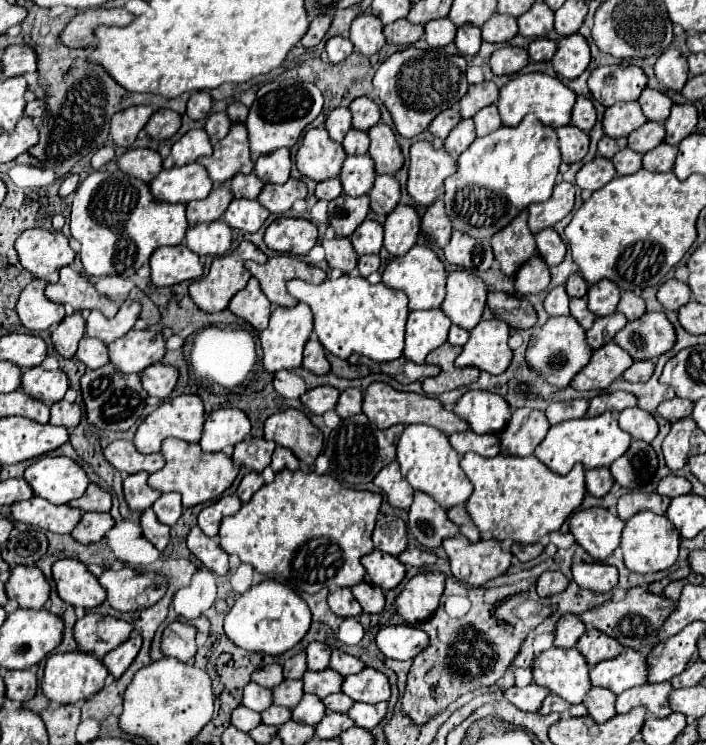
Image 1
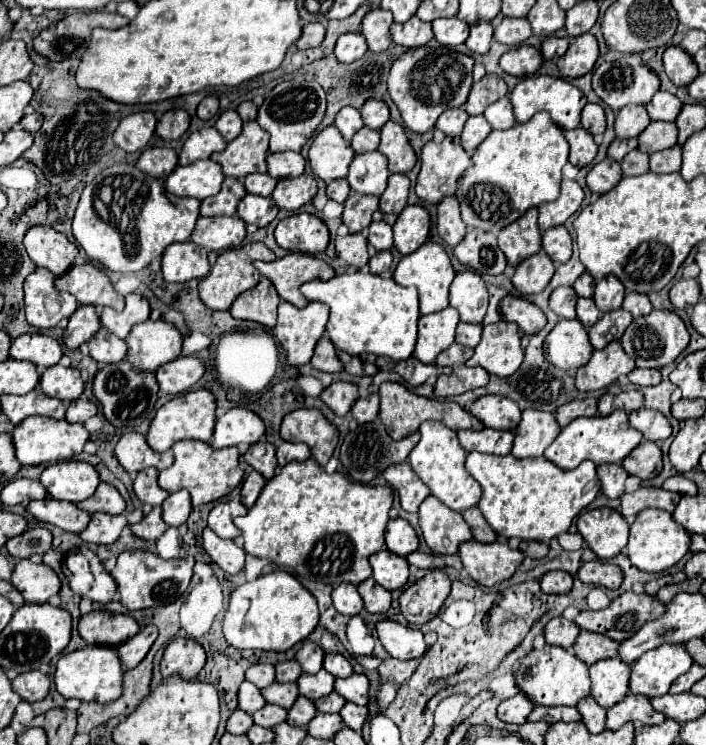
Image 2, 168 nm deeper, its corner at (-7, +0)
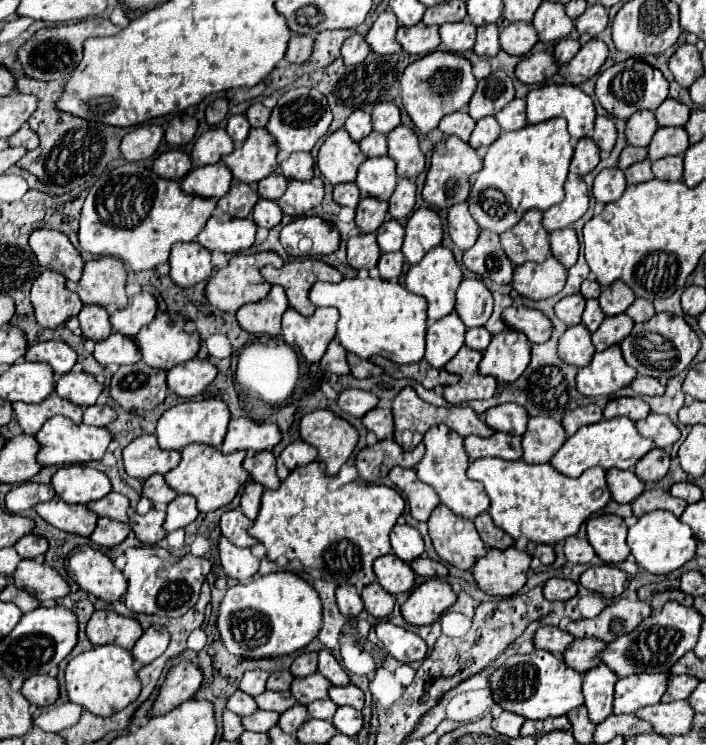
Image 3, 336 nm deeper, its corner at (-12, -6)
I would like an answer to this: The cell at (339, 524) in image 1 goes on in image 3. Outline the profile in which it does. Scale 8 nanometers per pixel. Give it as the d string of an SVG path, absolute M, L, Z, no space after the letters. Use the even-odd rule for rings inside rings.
M322 461L296 467L276 491L264 491L260 513L248 533L266 547L270 561L278 557L298 559L306 569L320 569L326 581L370 585L376 581L372 563L390 551L388 533L404 511L404 499L386 485L355 480L330 489L330 481Z

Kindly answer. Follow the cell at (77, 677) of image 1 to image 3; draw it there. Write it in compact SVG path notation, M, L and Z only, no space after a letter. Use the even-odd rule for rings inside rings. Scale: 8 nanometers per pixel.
M112 643L92 647L90 651L84 651L78 657L70 659L64 677L66 677L68 699L100 717L108 717L122 711L140 695L140 681L136 671L132 669L130 651Z

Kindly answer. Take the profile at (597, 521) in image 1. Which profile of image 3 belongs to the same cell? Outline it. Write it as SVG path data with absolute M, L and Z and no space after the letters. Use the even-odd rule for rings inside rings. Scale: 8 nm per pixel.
M600 515L592 517L586 523L588 541L594 547L596 555L606 563L620 563L630 555L626 545L626 523L618 515Z

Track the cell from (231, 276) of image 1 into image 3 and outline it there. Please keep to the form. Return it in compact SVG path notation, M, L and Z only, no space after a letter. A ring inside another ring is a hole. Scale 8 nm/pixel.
M264 251L264 253L256 253L256 255L234 255L224 269L218 269L210 277L210 281L206 285L206 299L210 301L210 305L214 305L216 309L226 311L226 313L236 313L244 303L264 299L270 291L270 283L266 283L260 275L260 269L264 265L282 267L282 259L274 251Z

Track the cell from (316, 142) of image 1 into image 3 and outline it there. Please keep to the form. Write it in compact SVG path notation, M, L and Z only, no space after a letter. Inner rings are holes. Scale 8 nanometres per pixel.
M338 129L322 143L318 151L318 169L332 183L356 181L358 167L366 161L366 155L360 151L346 129Z

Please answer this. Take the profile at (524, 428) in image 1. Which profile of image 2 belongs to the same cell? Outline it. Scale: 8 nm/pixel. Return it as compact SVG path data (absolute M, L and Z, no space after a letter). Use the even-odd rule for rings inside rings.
M527 409L515 429L513 455L515 457L541 457L543 451L555 441L561 427L551 413Z

